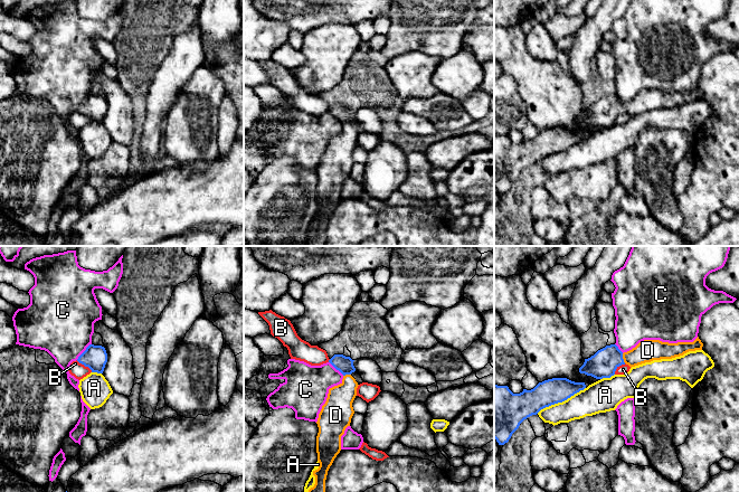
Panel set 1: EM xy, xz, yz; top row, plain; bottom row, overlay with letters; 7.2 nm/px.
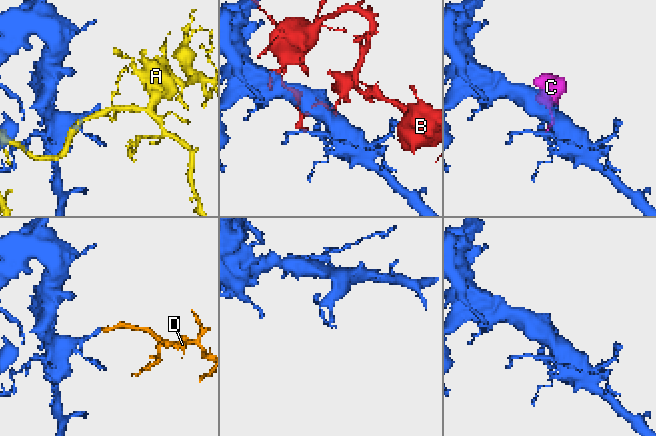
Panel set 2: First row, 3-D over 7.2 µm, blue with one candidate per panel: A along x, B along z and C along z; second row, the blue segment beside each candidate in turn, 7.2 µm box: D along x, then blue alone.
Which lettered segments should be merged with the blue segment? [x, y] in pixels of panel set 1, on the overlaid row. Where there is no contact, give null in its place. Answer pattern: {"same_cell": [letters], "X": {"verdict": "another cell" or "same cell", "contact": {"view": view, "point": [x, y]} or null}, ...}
{"same_cell": ["D"], "A": {"verdict": "another cell", "contact": {"view": "yz", "point": [560, 401]}}, "B": {"verdict": "another cell", "contact": {"view": "xy", "point": [84, 365]}}, "C": {"verdict": "another cell", "contact": {"view": "xy", "point": [84, 351]}}, "D": {"verdict": "same cell", "contact": {"view": "yz", "point": [622, 358]}}}

